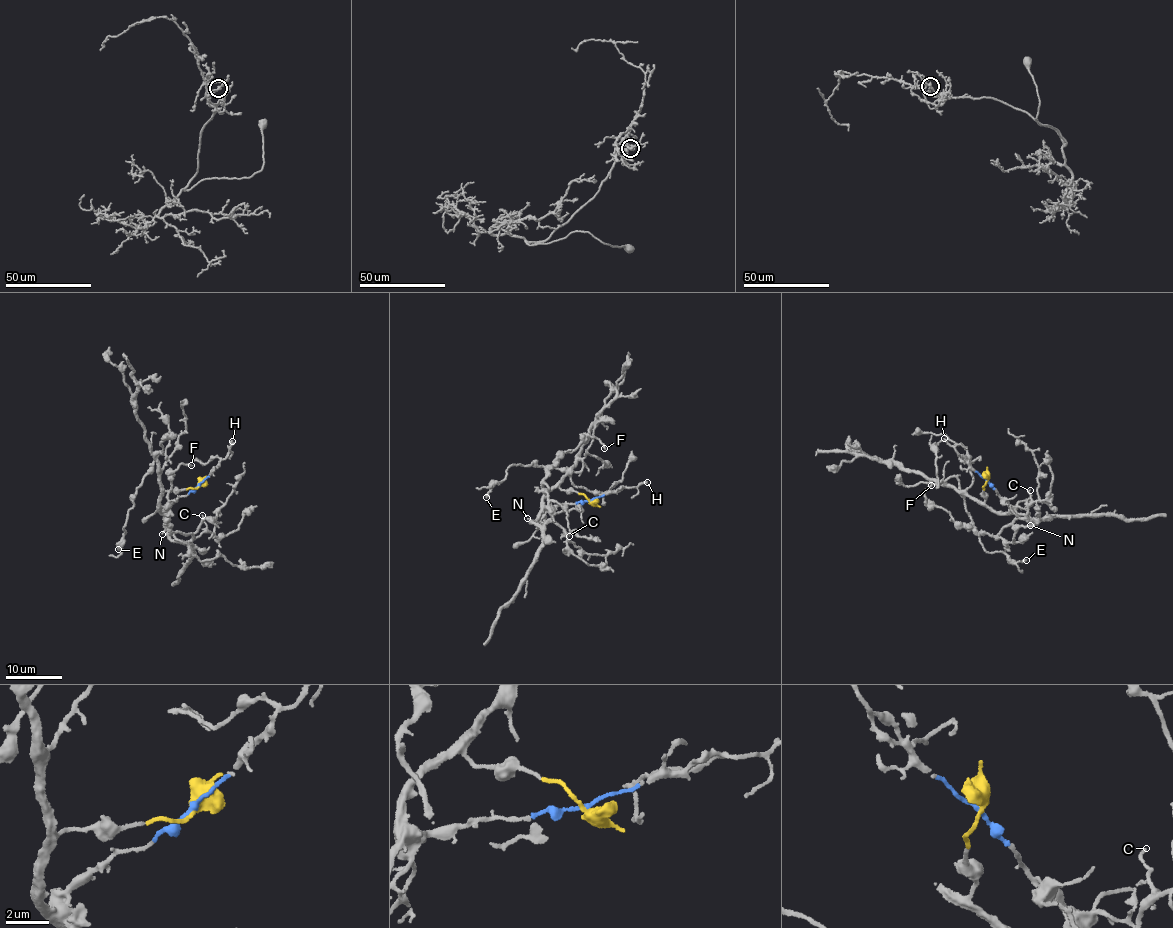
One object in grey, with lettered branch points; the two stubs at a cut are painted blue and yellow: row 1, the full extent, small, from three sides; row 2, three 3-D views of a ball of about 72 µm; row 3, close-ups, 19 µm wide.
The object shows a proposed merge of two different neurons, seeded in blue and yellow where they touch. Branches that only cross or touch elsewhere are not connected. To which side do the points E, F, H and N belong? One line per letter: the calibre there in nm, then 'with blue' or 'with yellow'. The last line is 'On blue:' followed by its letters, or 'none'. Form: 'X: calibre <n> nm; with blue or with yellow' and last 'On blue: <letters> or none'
E: calibre 320 nm; with yellow
F: calibre 150 nm; with yellow
H: calibre 200 nm; with blue
N: calibre 110 nm; with blue
On blue: H, N

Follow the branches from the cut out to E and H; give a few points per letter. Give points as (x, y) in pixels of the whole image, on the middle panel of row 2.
E: (590, 500), (559, 486), (562, 476), (578, 460), (583, 465), (578, 471), (516, 464), (486, 498)
H: (590, 500), (647, 481)

